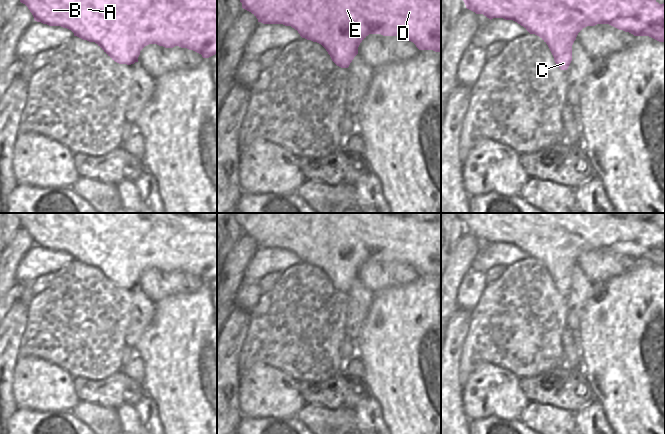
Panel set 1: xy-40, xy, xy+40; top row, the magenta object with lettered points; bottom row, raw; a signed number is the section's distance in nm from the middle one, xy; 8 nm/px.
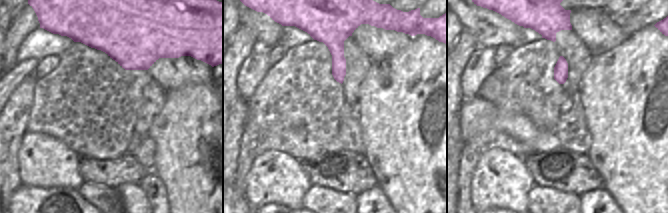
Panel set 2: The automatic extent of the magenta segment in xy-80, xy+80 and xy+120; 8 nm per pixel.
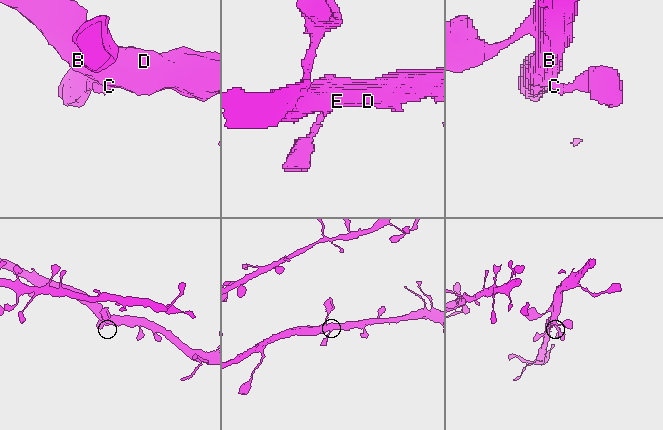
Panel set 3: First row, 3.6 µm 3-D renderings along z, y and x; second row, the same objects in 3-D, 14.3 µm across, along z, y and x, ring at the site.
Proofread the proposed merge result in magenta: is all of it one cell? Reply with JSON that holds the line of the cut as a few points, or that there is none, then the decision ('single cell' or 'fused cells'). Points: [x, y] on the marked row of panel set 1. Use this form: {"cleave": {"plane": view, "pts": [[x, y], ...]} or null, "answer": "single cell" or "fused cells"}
{"cleave": null, "answer": "single cell"}

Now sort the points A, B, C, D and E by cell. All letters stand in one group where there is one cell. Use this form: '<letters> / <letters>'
A B C D E

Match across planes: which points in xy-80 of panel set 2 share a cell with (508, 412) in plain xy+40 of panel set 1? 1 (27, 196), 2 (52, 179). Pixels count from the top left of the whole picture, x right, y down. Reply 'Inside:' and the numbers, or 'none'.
Inside: 2

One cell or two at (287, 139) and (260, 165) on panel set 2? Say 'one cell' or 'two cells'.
two cells

